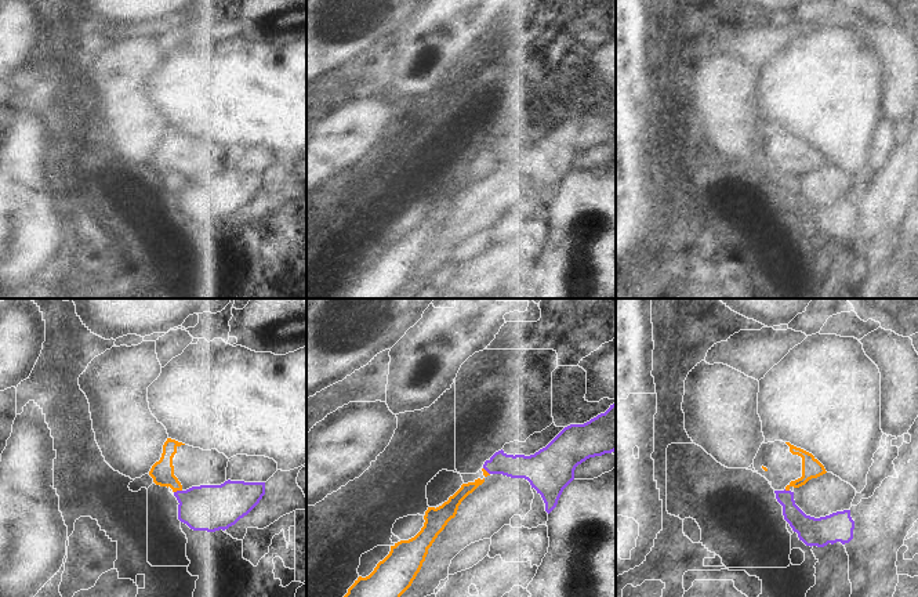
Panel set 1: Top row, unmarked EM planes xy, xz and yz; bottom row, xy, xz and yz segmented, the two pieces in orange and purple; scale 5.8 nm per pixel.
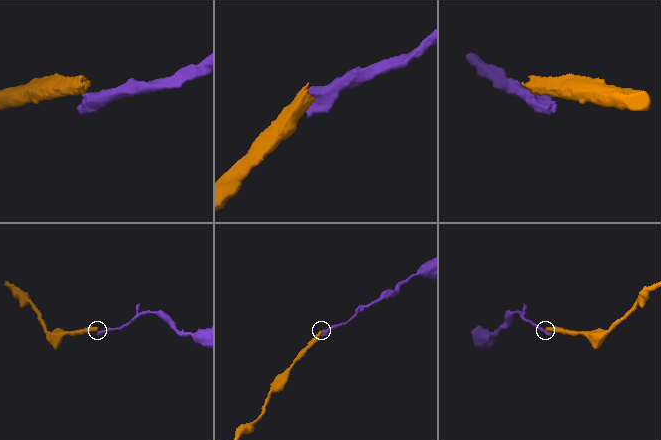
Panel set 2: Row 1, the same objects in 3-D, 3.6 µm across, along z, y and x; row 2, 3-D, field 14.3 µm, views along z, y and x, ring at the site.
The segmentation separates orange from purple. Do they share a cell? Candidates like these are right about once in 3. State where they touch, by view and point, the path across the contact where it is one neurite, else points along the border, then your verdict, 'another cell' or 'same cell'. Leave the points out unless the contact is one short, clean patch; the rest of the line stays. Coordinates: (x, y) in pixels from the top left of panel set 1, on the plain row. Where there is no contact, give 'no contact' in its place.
xy (177, 180) | along xy (181, 180), (174, 183) | another cell

